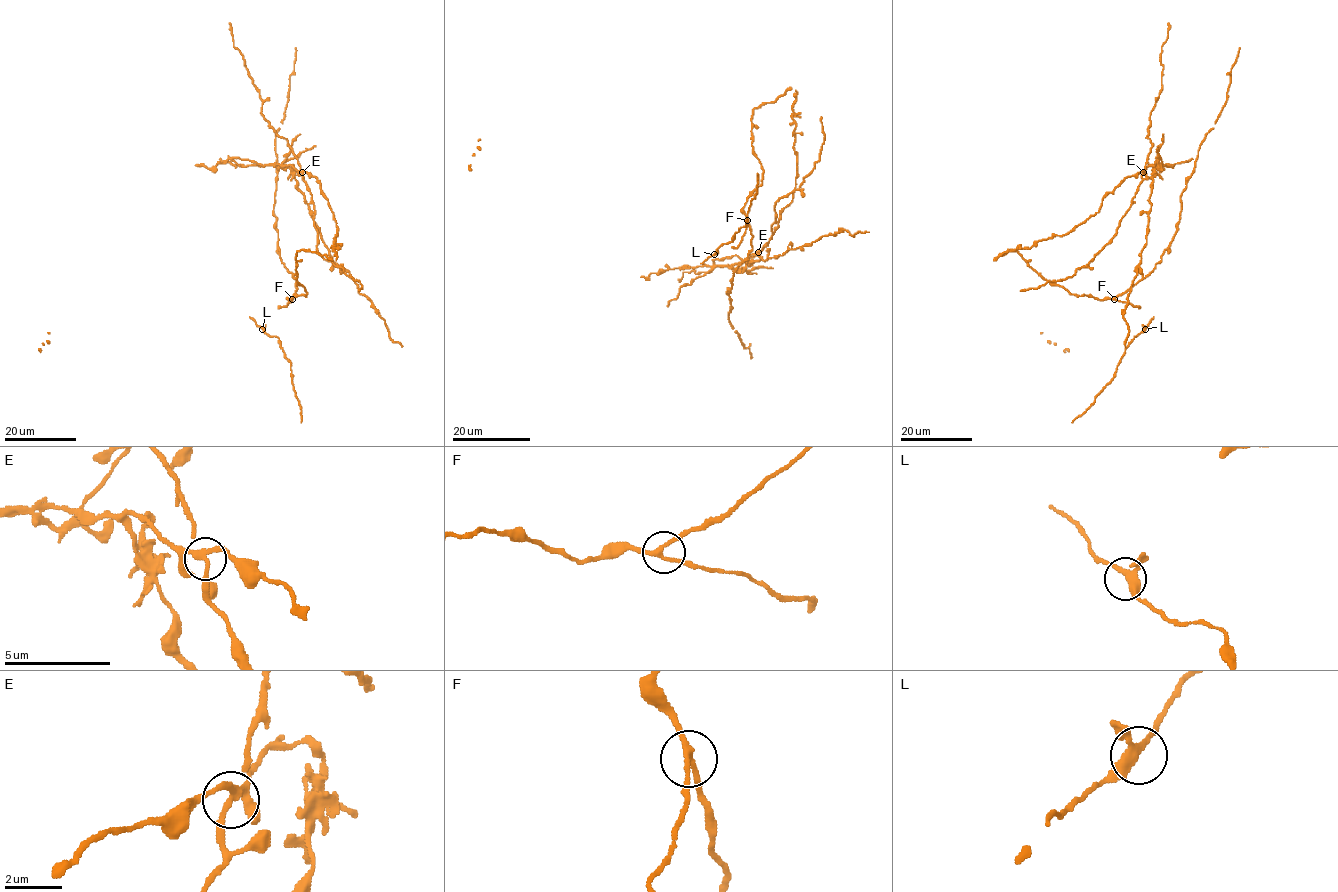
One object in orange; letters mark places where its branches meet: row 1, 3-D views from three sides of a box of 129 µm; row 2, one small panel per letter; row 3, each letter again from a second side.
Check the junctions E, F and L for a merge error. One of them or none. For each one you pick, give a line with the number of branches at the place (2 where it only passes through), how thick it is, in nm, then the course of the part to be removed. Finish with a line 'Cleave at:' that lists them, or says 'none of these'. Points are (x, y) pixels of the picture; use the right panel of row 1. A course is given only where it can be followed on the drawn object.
E: 3 | 220 nm | (1143, 172), (1148, 166), (1154, 168), (1146, 242), (1123, 315), (1129, 335), (1125, 346)
Cleave at: E

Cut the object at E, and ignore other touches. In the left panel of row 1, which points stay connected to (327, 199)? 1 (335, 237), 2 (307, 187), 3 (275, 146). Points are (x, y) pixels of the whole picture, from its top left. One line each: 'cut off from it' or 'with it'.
1: with it
2: cut off from it
3: cut off from it

